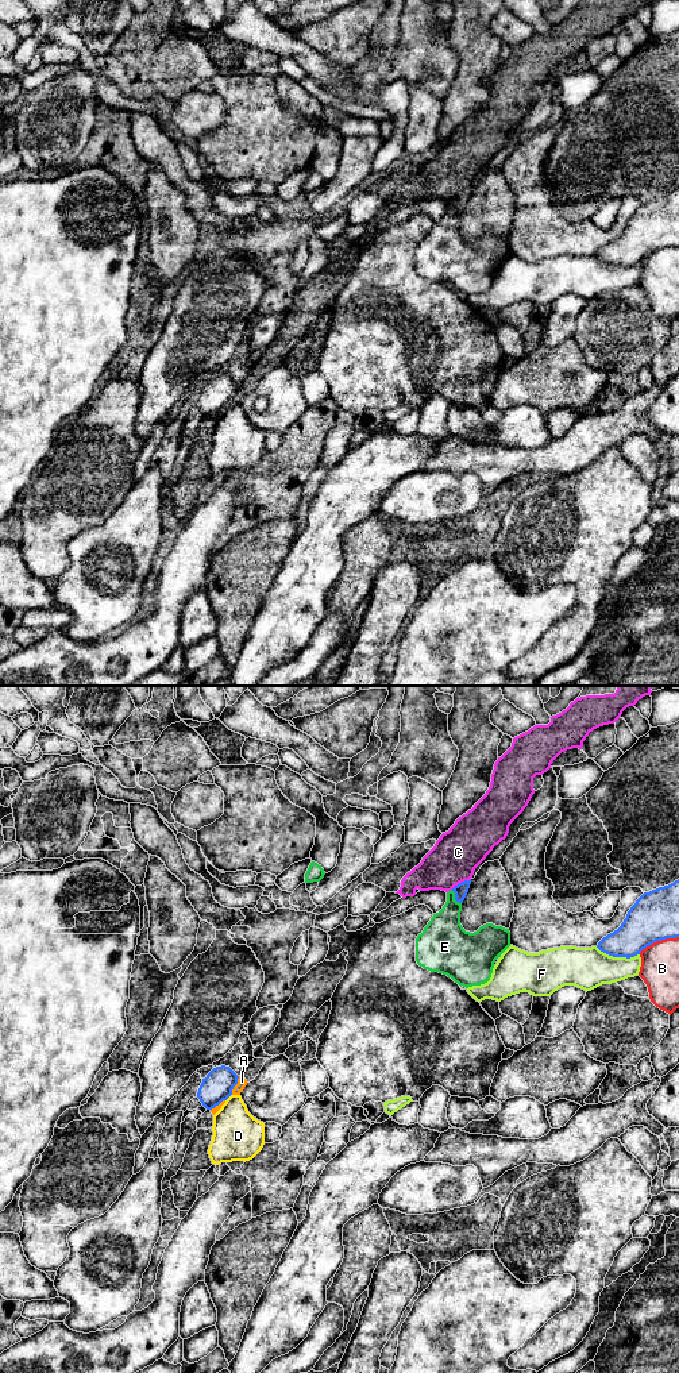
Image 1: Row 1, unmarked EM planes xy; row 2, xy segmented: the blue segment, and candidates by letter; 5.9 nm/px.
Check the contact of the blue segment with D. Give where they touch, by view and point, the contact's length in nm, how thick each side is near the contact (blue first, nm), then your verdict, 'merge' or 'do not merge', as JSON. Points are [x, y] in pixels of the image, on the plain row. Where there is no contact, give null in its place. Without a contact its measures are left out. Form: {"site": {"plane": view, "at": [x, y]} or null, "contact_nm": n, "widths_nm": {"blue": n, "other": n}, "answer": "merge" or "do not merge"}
{"site": {"plane": "xy", "at": [228, 405]}, "contact_nm": 60, "widths_nm": {"blue": 180, "other": 300}, "answer": "do not merge"}

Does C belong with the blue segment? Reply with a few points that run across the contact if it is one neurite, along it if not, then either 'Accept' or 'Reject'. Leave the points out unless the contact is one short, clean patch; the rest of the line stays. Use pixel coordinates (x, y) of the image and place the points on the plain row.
Line: xy (470, 188), (465, 188), (451, 197). Reject

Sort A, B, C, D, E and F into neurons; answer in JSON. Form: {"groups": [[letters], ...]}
{"groups": [["A", "C"], ["B"], ["D"], ["E"], ["F"]]}

